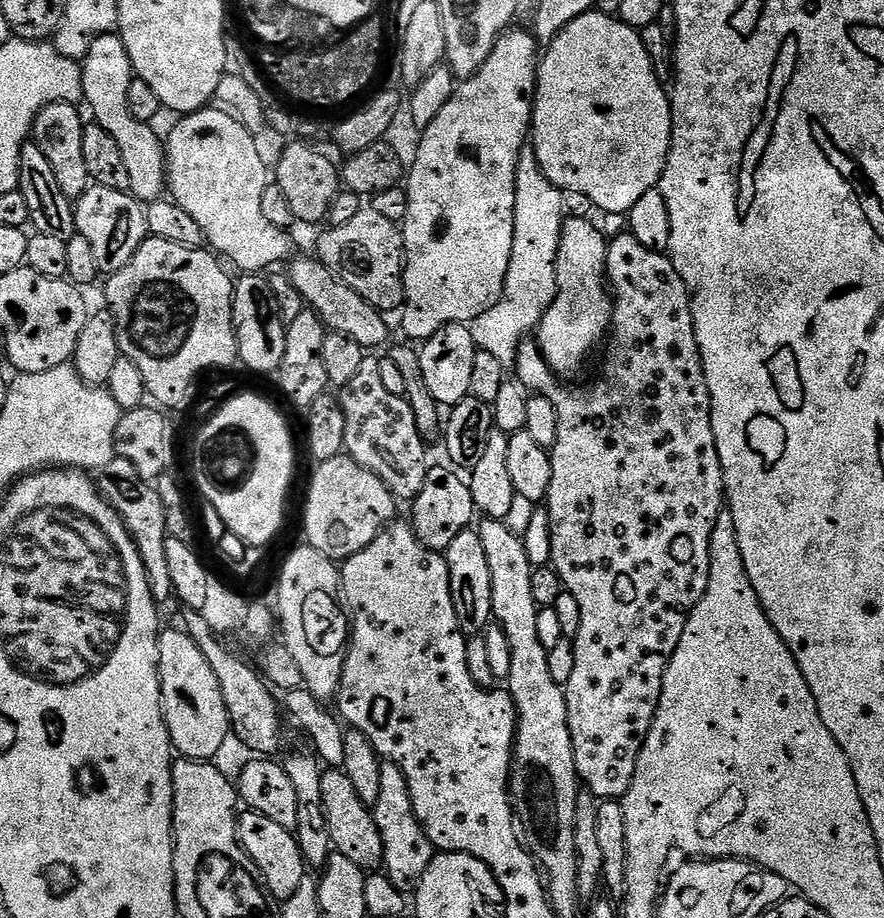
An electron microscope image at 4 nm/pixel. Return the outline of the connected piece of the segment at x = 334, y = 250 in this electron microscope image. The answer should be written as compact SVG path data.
M361 207L358 214L354 214L354 218L350 218L350 222L346 222L346 226L338 226L337 228L329 227L328 232L324 232L317 242L316 248L318 259L321 264L325 264L331 272L342 282L346 282L346 286L350 286L350 290L354 290L362 298L366 298L366 302L370 302L370 306L374 306L378 311L385 314L391 314L395 308L399 309L404 303L404 233L398 227L397 221L390 218L382 218L382 214L378 214L375 207Z

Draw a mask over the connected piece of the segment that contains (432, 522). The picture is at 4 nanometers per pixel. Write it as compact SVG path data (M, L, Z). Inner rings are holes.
M429 467L426 478L422 482L422 490L415 500L411 501L412 517L410 523L421 544L431 552L447 553L450 542L458 538L458 534L469 531L472 516L477 515L476 503L468 489L467 479L455 467Z

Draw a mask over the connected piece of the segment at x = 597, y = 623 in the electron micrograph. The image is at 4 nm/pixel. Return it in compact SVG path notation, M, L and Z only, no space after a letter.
M630 234L623 235L616 237L613 235L608 245L607 277L614 307L610 343L607 345L608 353L604 356L604 380L596 380L585 388L567 388L564 385L567 383L562 382L561 377L552 371L546 358L540 353L540 345L532 338L521 342L520 355L516 357L514 365L515 379L519 380L529 393L550 398L550 402L554 402L554 410L558 410L558 438L550 449L552 477L546 501L548 530L552 537L550 564L560 575L564 592L572 595L580 607L580 625L576 628L576 636L574 635L574 674L570 674L570 682L563 685L563 690L570 738L574 746L576 773L587 791L595 794L599 800L623 799L629 790L630 782L633 781L638 754L650 734L656 717L656 708L660 704L662 682L668 669L668 661L678 650L678 642L682 638L692 609L706 594L710 578L710 538L714 534L714 526L720 513L726 508L724 471L718 458L718 446L714 442L710 390L706 386L706 374L694 334L692 298L688 295L688 287L686 282L682 282L678 270L674 270L671 259L665 253L646 250L646 246L638 242L638 238Z

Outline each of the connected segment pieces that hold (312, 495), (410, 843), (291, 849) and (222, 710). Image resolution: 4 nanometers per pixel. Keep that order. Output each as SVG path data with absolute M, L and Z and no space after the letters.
M341 454L317 463L315 467L316 473L308 488L308 501L304 504L307 543L330 559L343 562L366 550L376 535L393 523L395 516L392 515L398 500L392 490L373 474L371 467L351 455Z
M385 763L380 773L382 787L378 789L378 802L372 808L372 816L376 819L378 834L382 834L382 868L390 882L394 882L394 886L398 886L400 892L408 894L419 884L422 874L426 874L426 866L430 866L434 849L414 814L408 783L399 768L394 764Z
M244 810L239 813L236 821L236 835L239 836L240 847L248 856L251 867L258 873L267 895L277 902L289 900L298 886L302 886L302 878L306 874L304 855L293 829L278 826L278 822L257 812Z
M161 631L158 642L160 655L160 701L164 707L164 721L172 739L172 747L185 760L211 761L225 751L224 743L230 740L230 725L226 702L222 702L222 686L218 686L218 678L214 678L214 670L210 670L210 662L206 662L202 650L188 637L187 632Z

